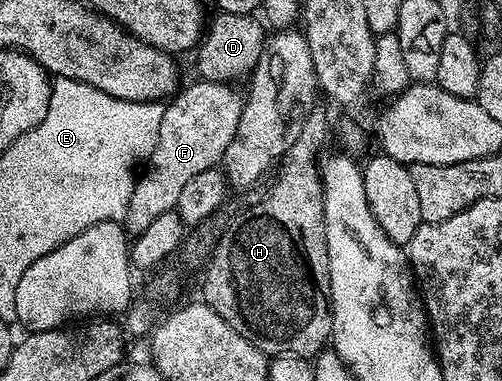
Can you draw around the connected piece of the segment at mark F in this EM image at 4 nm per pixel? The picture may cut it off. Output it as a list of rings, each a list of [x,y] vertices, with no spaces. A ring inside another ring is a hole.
[[[197,79],[196,84],[181,87],[164,104],[162,126],[158,126],[158,142],[148,155],[146,167],[139,173],[126,217],[129,233],[139,234],[162,214],[173,211],[182,190],[202,170],[217,167],[226,154],[226,146],[234,142],[238,118],[242,118],[244,101],[231,83]]]

